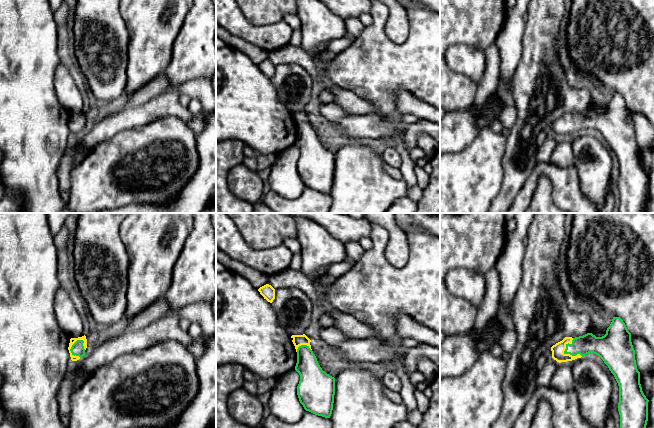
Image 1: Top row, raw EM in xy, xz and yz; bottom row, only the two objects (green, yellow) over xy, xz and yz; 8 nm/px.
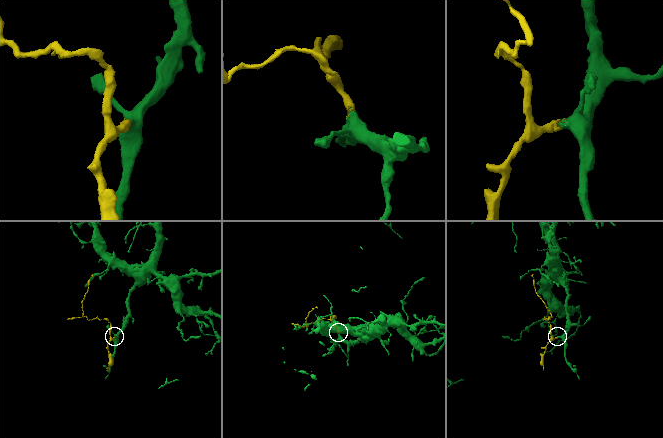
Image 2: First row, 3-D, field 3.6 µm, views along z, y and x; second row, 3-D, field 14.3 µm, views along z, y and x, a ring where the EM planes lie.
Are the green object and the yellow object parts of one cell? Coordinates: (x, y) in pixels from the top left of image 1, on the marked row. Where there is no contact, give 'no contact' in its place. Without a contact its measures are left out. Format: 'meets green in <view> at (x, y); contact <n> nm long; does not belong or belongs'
meets green in yz at (569, 353); contact 170 nm long; belongs

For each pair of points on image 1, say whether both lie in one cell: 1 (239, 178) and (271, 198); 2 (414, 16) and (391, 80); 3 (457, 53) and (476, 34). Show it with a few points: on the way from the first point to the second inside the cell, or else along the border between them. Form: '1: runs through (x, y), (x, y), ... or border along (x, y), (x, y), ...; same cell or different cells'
1: border along (263, 196), (260, 201); different cells
2: runs through (416, 32), (416, 54), (406, 64); same cell
3: border along (450, 46), (465, 44), (484, 50); different cells

